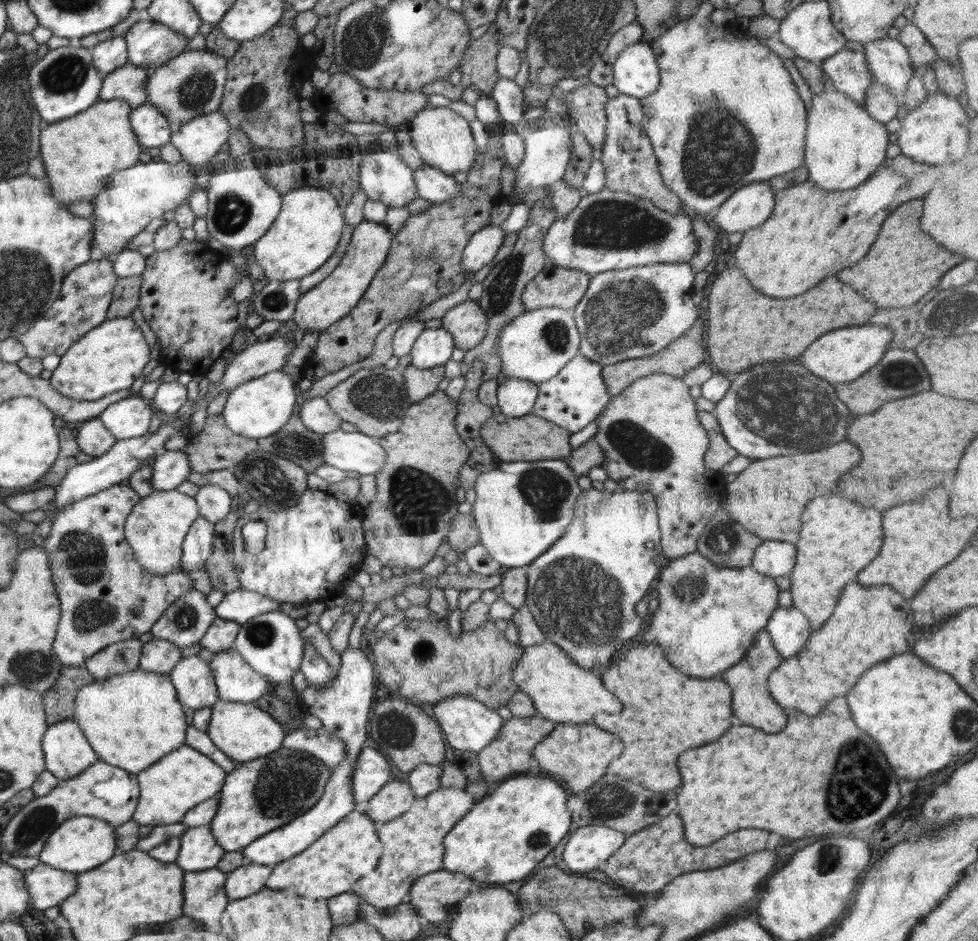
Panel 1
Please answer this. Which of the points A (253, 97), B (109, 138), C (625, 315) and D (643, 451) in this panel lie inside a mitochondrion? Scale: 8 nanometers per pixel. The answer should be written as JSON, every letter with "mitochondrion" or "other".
{"A":"mitochondrion","B":"other","C":"mitochondrion","D":"mitochondrion"}

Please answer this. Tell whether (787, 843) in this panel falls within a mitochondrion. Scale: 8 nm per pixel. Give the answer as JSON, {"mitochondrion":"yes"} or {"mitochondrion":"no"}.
{"mitochondrion":"no"}

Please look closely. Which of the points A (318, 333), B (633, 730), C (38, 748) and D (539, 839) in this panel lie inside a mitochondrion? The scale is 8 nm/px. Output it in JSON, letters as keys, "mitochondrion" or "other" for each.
{"A":"other","B":"other","C":"other","D":"mitochondrion"}

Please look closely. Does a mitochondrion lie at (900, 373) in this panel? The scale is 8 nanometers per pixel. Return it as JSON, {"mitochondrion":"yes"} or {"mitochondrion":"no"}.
{"mitochondrion":"yes"}

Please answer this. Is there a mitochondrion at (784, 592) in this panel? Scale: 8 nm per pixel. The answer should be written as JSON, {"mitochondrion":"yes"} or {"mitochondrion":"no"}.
{"mitochondrion":"no"}

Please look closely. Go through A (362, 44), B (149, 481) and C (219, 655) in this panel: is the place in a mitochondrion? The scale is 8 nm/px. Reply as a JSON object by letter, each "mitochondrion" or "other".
{"A":"mitochondrion","B":"other","C":"other"}

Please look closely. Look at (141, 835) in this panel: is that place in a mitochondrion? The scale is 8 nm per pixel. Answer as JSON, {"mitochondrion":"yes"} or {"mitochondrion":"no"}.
{"mitochondrion":"no"}

